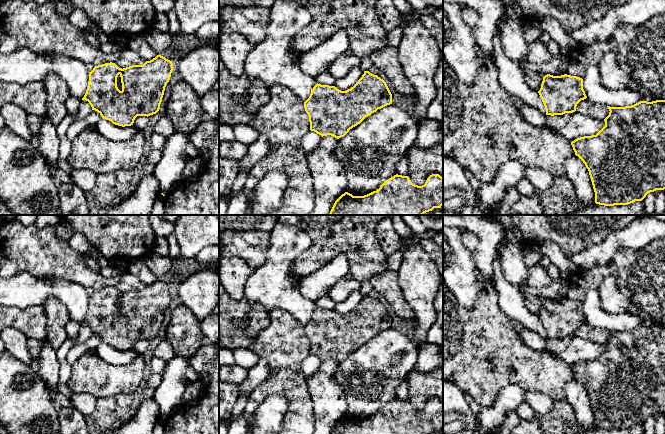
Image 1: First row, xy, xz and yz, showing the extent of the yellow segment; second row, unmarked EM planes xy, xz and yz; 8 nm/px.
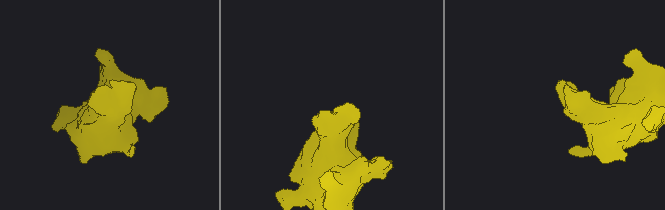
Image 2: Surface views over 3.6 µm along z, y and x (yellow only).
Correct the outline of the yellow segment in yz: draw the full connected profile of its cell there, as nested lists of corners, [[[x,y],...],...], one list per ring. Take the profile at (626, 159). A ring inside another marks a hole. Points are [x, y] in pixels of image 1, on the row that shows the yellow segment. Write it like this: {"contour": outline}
{"contour": [[[665,100],[640,101],[631,106],[610,107],[605,126],[592,136],[571,142],[575,155],[589,171],[595,192],[595,203],[604,206],[628,205],[642,201],[646,195],[665,189]]]}

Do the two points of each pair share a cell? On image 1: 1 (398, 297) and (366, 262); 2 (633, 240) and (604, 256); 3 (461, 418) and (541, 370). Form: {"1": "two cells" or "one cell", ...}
{"1": "two cells", "2": "one cell", "3": "two cells"}

